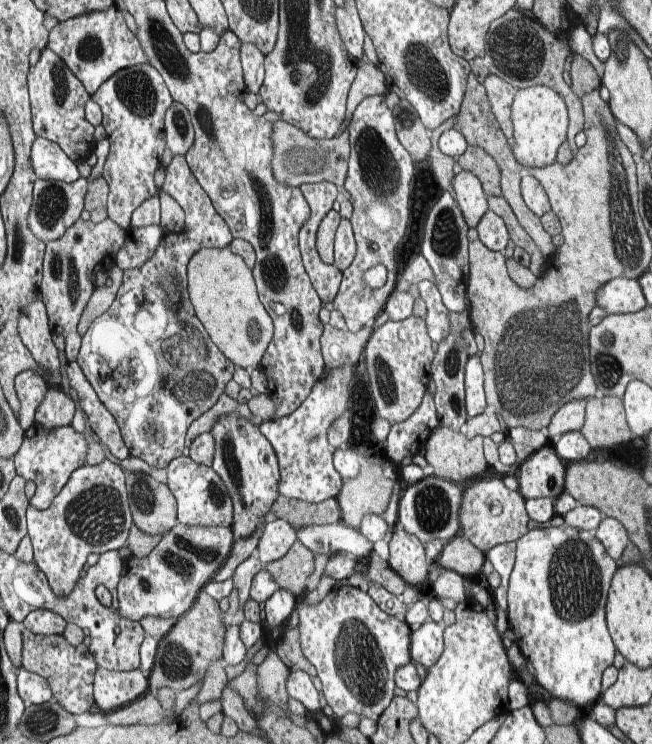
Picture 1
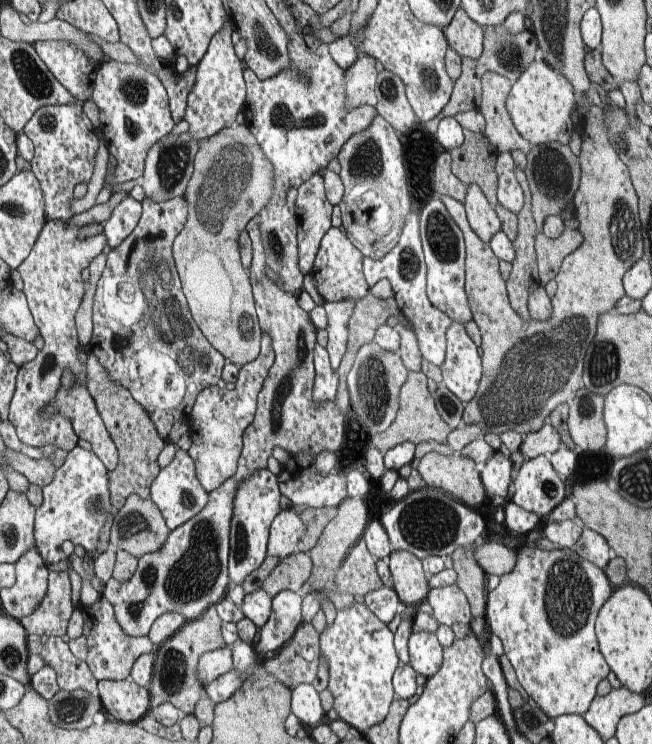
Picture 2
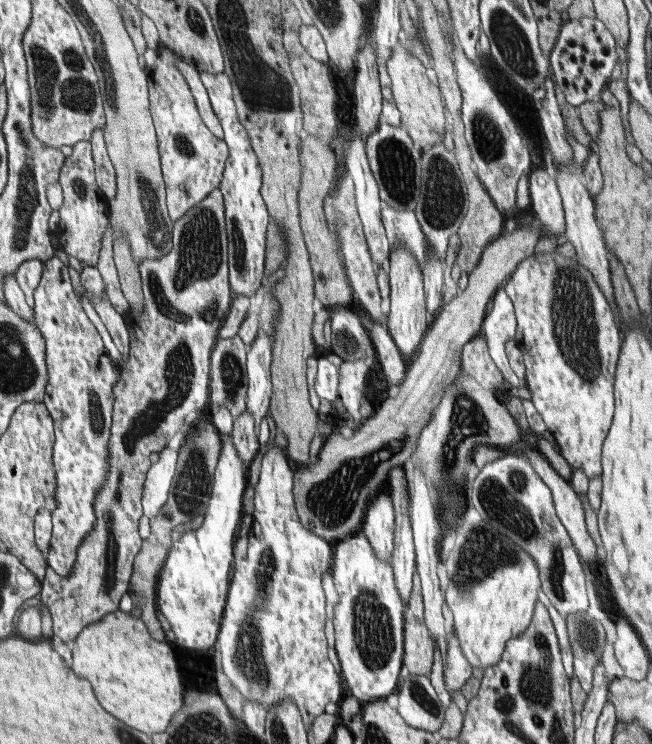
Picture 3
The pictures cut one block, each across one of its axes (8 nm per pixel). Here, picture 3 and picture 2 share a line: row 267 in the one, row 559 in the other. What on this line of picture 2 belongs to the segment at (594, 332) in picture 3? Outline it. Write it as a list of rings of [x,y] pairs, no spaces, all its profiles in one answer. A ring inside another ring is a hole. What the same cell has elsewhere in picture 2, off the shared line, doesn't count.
[[[525,545],[516,551],[514,570],[502,574],[498,586],[488,593],[485,622],[491,634],[502,641],[503,654],[514,667],[521,687],[552,720],[565,714],[586,714],[597,698],[601,682],[610,672],[596,636],[595,622],[614,588],[605,570],[574,550],[555,547],[542,550]]]

